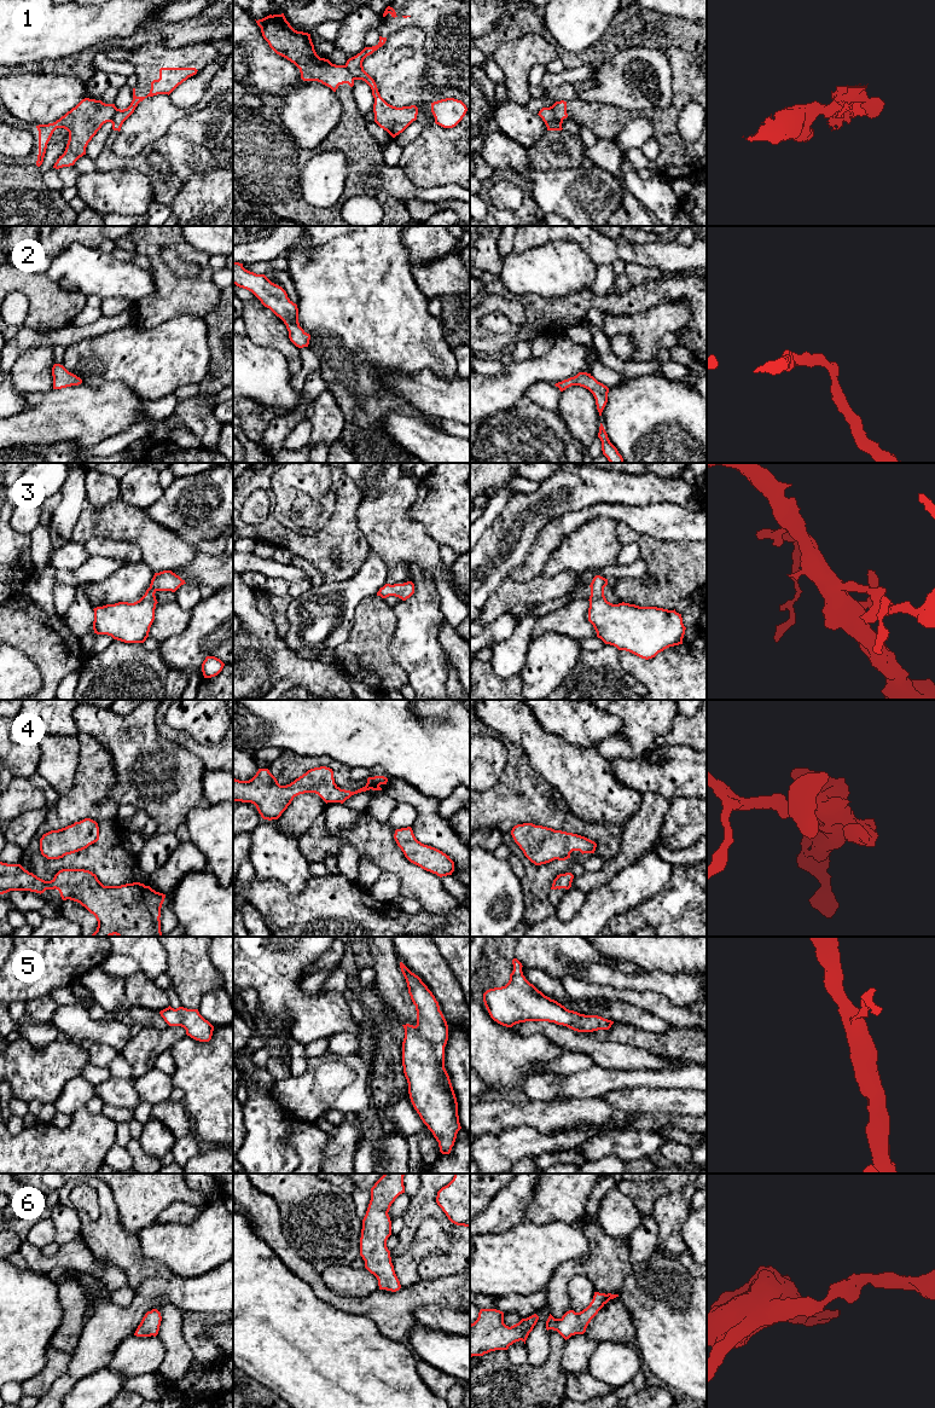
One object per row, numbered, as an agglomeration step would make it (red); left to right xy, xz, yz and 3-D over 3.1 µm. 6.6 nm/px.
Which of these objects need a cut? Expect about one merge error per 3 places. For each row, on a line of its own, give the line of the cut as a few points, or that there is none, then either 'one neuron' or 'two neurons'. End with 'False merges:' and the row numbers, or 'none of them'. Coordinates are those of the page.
1: cut in yz along (551, 106), (551, 110), (562, 121); two neurons
2: no cut; one neuron
3: no cut; one neuron
4: no cut; one neuron
5: no cut; one neuron
6: no cut; one neuron
False merges: 1

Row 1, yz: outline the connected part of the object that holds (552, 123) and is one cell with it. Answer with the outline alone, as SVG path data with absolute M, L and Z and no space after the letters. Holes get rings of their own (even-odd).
M552 106L542 108L538 114L545 122L547 131L562 131L563 121L558 120L552 112Z

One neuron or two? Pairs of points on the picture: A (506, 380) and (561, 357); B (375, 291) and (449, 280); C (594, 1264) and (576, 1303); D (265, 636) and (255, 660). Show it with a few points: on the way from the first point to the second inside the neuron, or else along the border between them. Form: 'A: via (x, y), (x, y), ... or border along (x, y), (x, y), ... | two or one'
A: via (520, 375), (534, 369), (547, 369) | one
B: border along (411, 267), (414, 283), (429, 297) | two
C: border along (582, 1274), (574, 1275), (569, 1281), (570, 1302) | two
D: border along (245, 627), (265, 647), (266, 661), (271, 670) | two

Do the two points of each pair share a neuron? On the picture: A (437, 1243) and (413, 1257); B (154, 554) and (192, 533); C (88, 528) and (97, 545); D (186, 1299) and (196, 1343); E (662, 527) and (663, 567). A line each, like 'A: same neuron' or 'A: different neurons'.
A: same neuron
B: different neurons
C: different neurons
D: different neurons
E: different neurons

